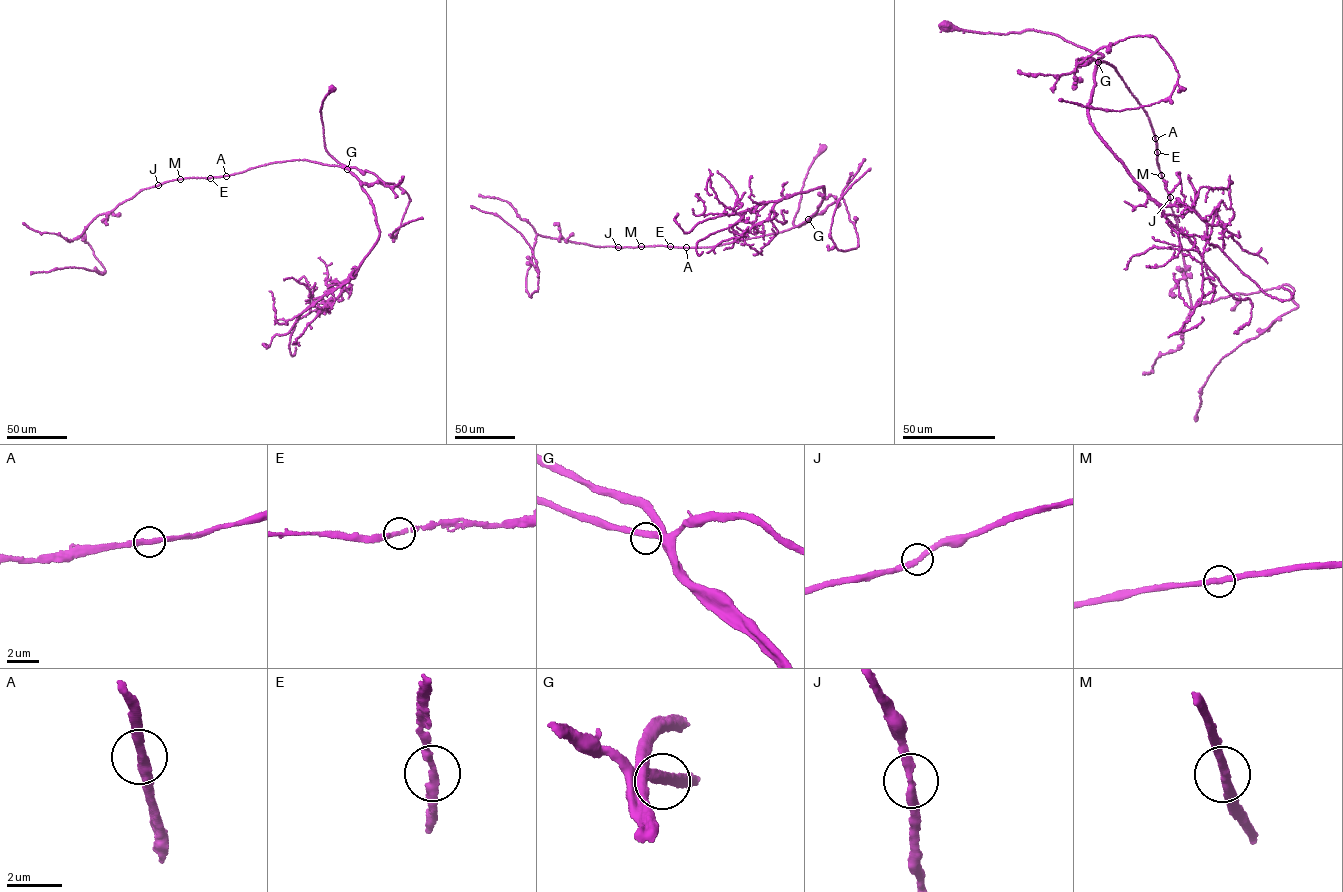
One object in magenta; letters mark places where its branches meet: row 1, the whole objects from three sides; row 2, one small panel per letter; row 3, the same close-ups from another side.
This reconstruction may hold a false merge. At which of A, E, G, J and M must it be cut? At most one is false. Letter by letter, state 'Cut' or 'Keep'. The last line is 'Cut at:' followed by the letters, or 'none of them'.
A: Keep
E: Keep
G: Keep
J: Keep
M: Keep
Cut at: none of them

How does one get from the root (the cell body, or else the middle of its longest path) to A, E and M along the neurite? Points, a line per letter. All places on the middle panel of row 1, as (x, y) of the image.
A: (823, 148), (808, 169), (793, 223), (798, 226), (806, 222), (809, 219), (782, 231), (719, 245), (686, 247)
E: (823, 148), (808, 169), (793, 223), (798, 226), (806, 222), (809, 219), (782, 231), (713, 246), (670, 246)
M: (823, 148), (808, 169), (801, 190), (793, 223), (801, 225), (809, 219), (782, 231), (709, 247), (641, 246)

